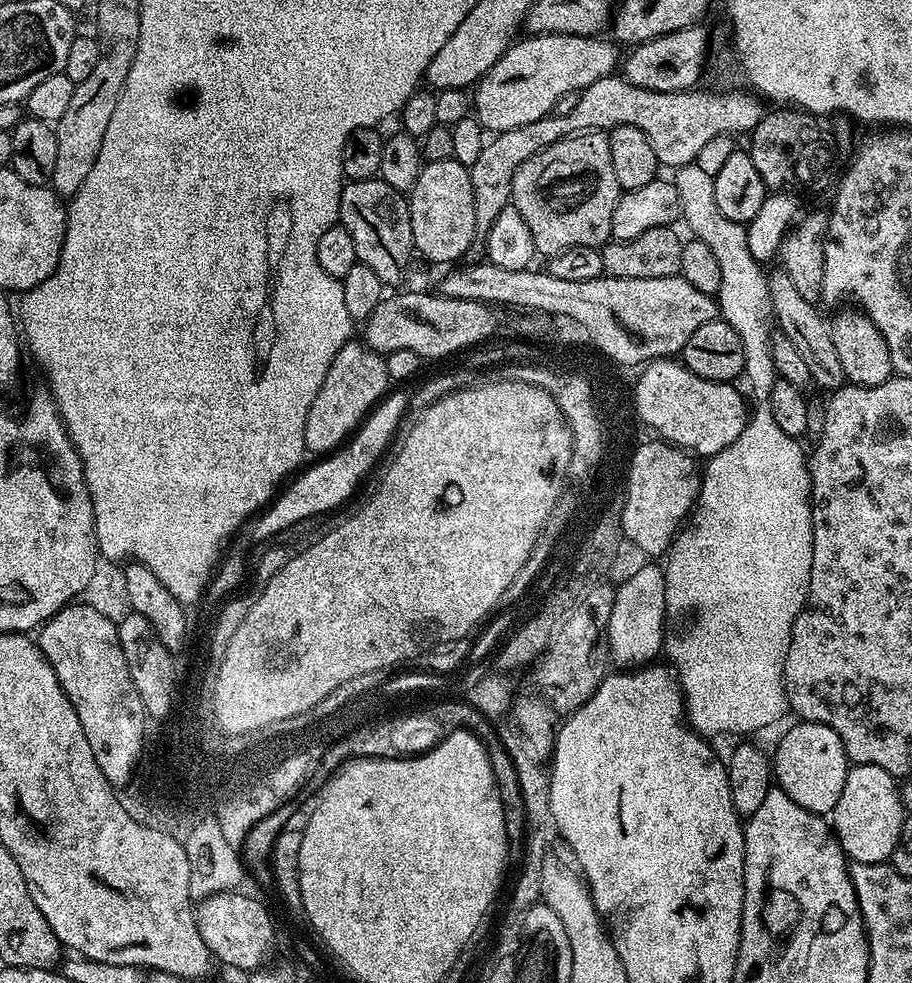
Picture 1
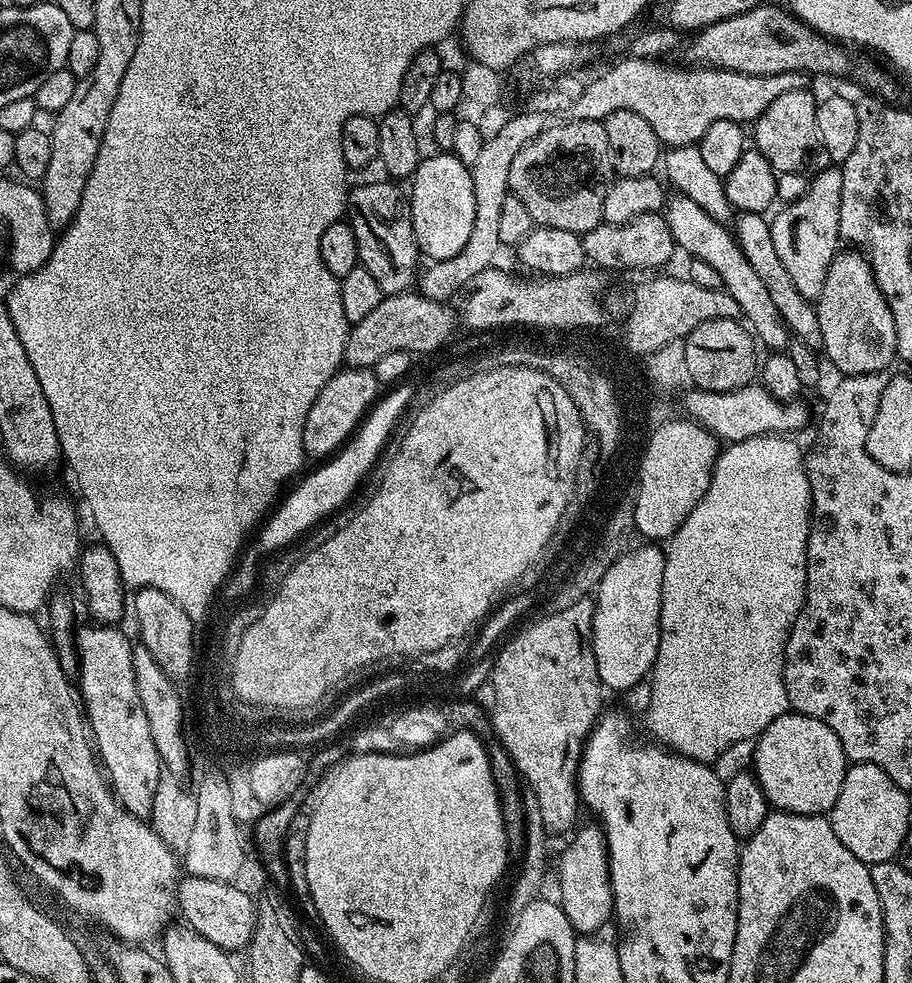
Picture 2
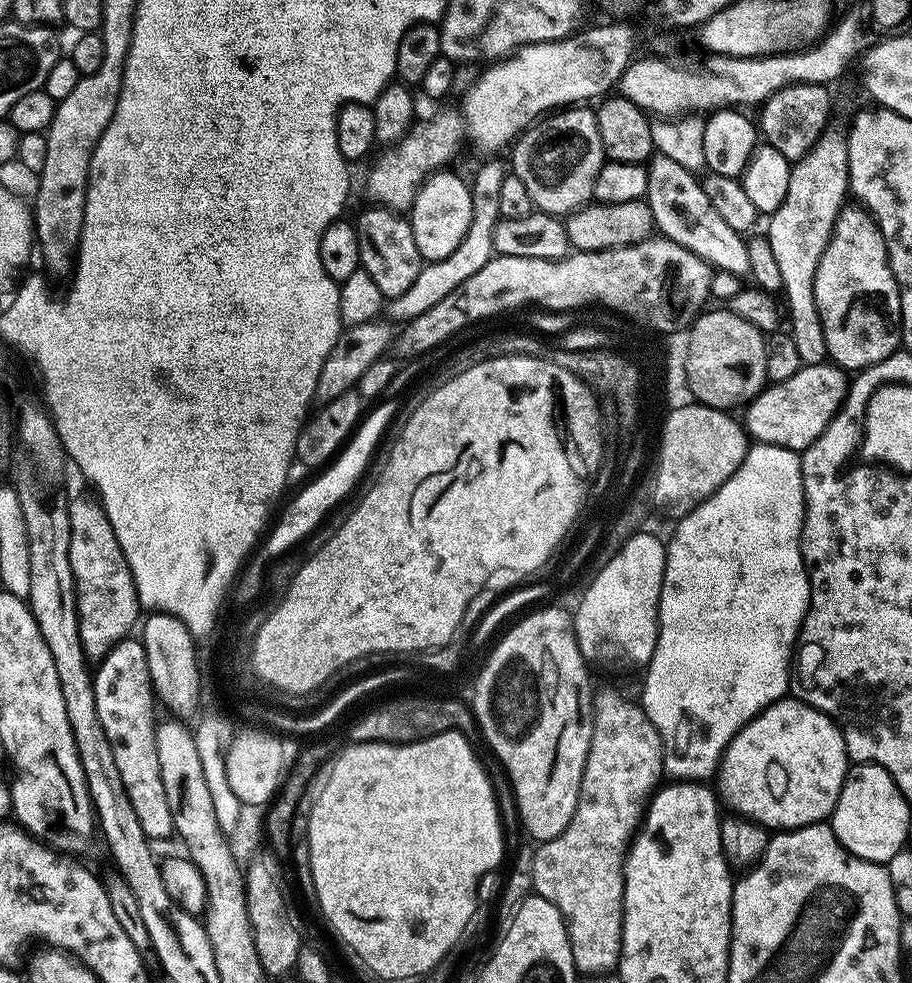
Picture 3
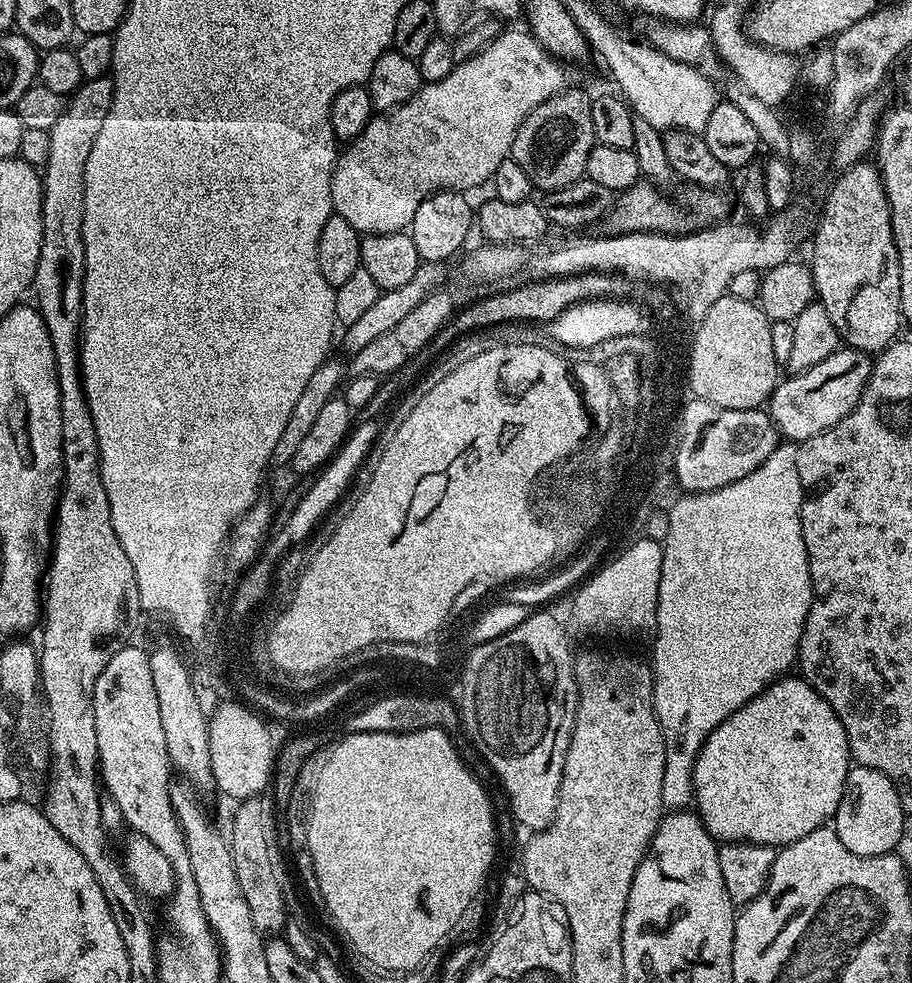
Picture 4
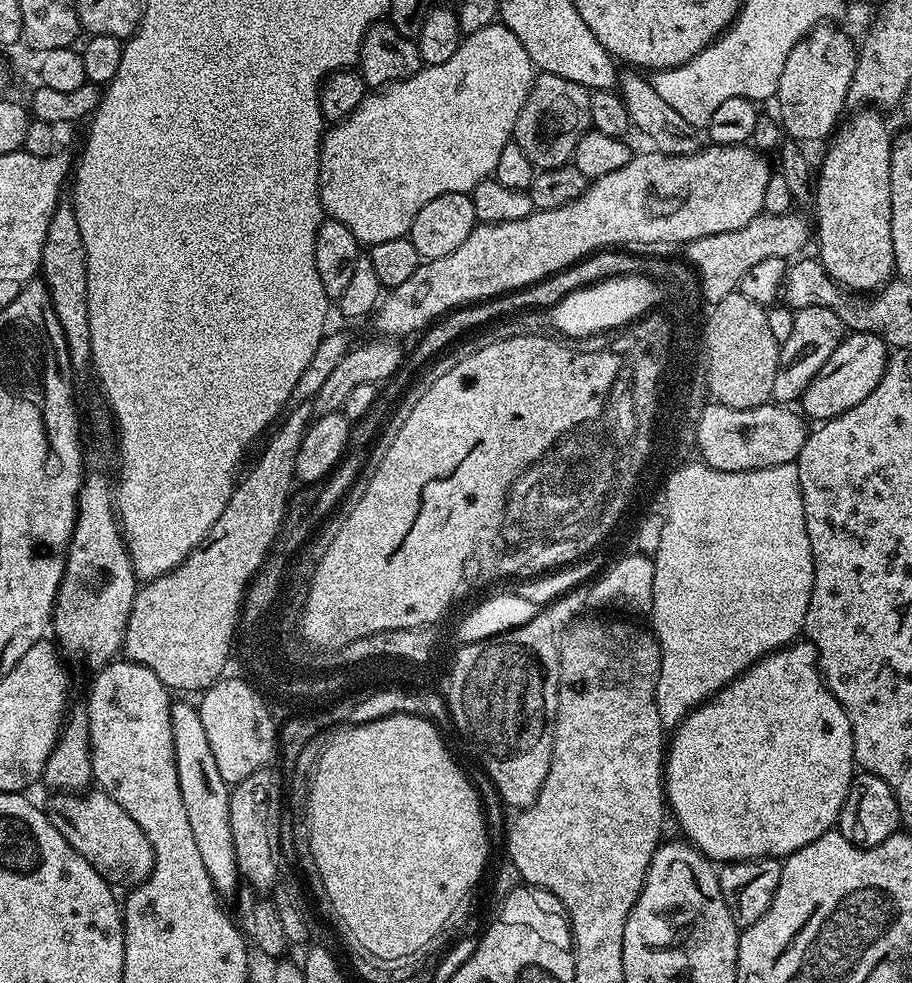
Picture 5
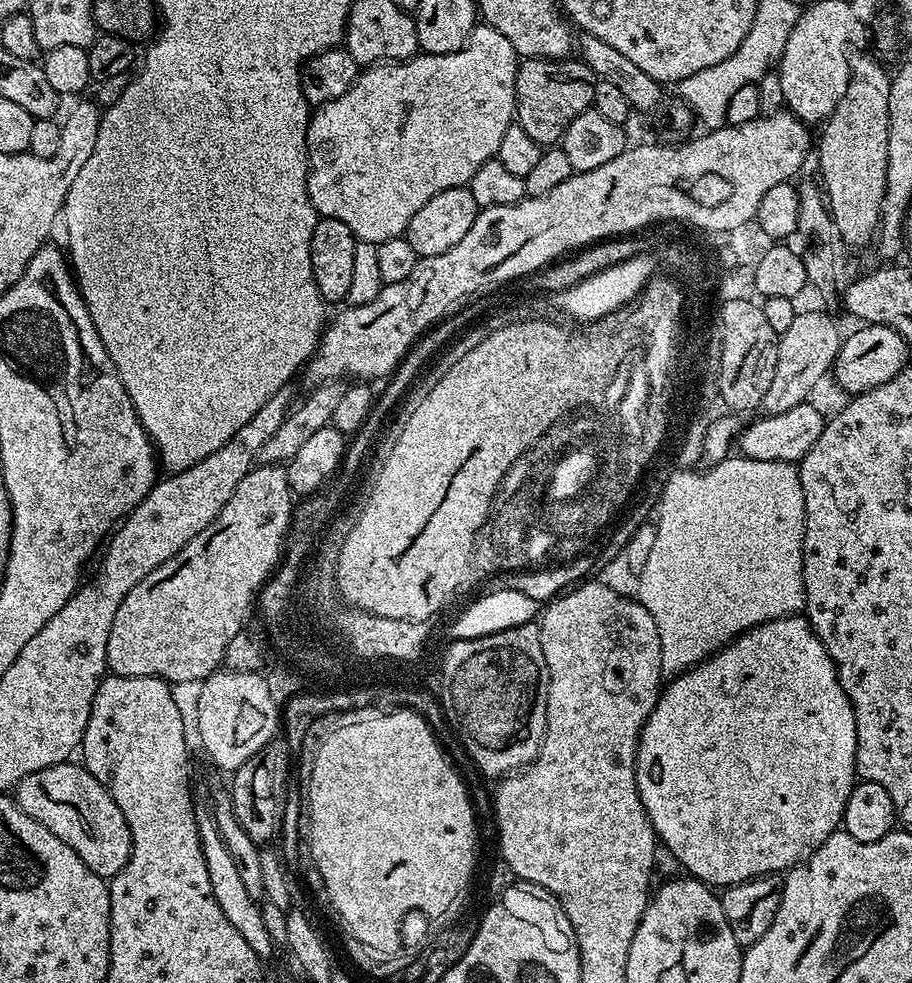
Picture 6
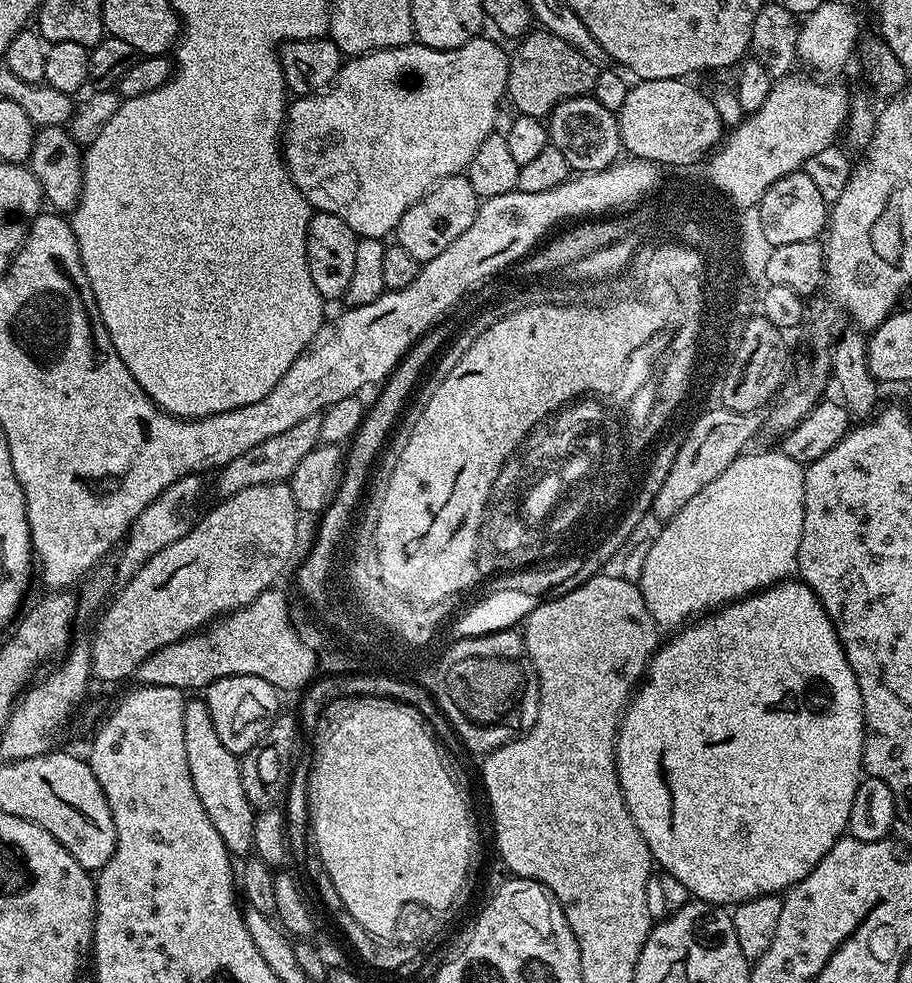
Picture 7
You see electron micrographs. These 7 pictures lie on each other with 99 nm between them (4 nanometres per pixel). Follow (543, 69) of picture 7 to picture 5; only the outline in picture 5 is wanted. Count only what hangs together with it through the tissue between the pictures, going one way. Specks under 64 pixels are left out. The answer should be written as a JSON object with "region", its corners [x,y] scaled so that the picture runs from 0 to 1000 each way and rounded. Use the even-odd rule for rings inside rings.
{"region":[[[592,73],[584,80],[579,102],[568,116],[568,124],[561,133],[564,144],[572,149],[577,161],[589,173],[614,171],[624,166],[637,138],[649,130],[647,124],[647,100],[649,94],[610,75]]]}

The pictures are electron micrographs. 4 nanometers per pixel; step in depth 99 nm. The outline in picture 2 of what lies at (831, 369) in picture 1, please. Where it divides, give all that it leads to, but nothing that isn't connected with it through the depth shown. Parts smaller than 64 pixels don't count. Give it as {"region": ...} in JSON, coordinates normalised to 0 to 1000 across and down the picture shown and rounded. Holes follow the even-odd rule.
{"region":[[[813,216],[806,221],[805,241],[810,248],[818,267],[822,267],[822,272],[829,276],[831,283],[836,283],[840,295],[844,299],[844,304],[849,311],[853,311],[853,319],[857,319],[860,330],[863,331],[865,339],[883,349],[891,356],[898,355],[901,351],[901,336],[897,332],[897,319],[894,308],[879,299],[875,299],[875,291],[871,291],[871,283],[862,276],[862,271],[857,271],[857,262],[853,262],[853,254],[849,251],[846,241],[846,230],[841,223],[832,216]]]}

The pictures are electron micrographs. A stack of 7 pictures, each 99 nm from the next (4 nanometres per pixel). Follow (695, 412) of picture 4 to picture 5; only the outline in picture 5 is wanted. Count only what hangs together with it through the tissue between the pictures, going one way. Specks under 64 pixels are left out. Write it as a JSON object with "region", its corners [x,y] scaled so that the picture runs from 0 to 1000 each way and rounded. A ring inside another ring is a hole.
{"region":[[[854,409],[832,411],[826,415],[802,415],[795,411],[777,410],[763,429],[762,459],[768,459],[766,467],[776,475],[793,480],[821,480],[825,476],[848,476],[854,472],[870,471],[884,450],[888,431],[876,418],[868,417]]]}

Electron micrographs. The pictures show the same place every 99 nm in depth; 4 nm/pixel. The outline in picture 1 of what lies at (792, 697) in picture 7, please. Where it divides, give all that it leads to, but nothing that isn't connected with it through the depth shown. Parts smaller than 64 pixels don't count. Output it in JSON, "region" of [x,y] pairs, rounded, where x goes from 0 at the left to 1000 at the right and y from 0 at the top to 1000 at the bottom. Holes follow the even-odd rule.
{"region":[[[873,734],[873,738],[852,755],[851,770],[848,768],[844,776],[853,801],[862,808],[866,808],[866,812],[871,812],[875,820],[896,828],[911,828],[914,824],[919,808],[923,808],[923,800],[928,800],[928,787],[932,780],[930,768],[923,759],[923,751],[919,751],[919,747],[910,743],[910,739],[889,734]]]}

